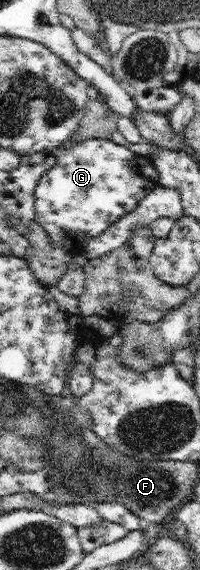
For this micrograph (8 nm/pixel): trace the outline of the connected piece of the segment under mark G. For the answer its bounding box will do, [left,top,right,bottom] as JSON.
[34,138,160,257]

